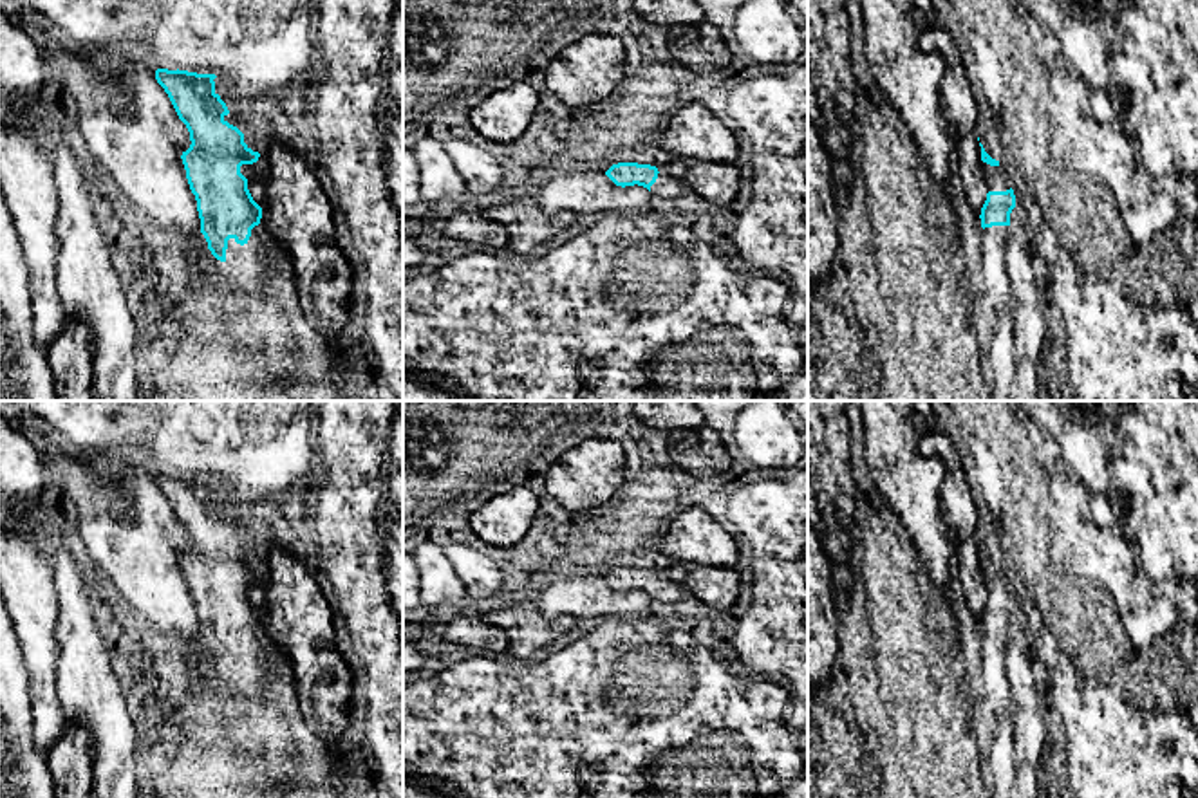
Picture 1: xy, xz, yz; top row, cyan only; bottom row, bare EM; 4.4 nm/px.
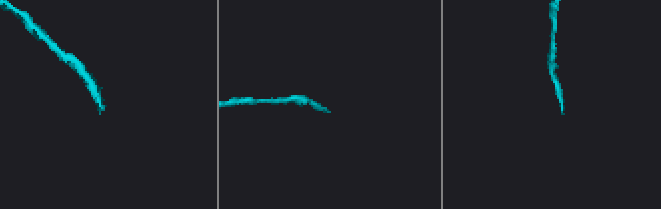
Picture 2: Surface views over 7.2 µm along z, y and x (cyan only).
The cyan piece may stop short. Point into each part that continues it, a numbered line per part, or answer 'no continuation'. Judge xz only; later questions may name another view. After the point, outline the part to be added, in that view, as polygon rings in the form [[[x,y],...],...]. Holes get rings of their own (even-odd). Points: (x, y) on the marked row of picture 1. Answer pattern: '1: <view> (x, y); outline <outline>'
1: xz (667, 186); outline [[[660,172],[656,182],[650,186],[650,193],[656,199],[676,199],[688,191],[688,184],[676,179],[667,172]]]

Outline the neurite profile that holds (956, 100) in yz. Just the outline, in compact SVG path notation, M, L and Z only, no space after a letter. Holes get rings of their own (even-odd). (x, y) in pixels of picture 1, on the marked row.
M940 23L920 38L925 52L943 60L940 79L940 108L949 125L949 137L958 155L958 173L972 211L979 217L987 200L981 146L978 141L978 107L965 72L961 51L954 38Z

